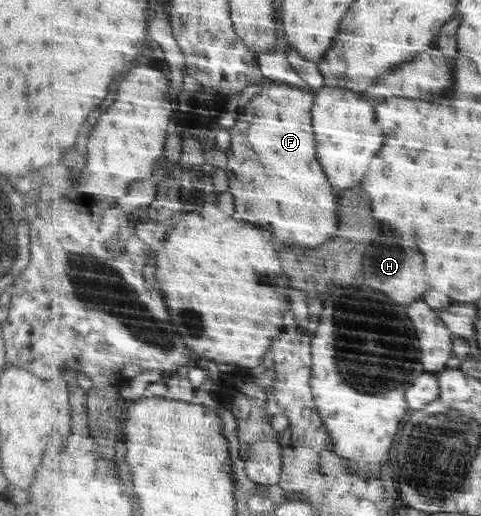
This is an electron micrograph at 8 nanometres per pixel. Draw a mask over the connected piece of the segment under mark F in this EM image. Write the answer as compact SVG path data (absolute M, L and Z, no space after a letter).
M270 79L262 84L263 90L251 99L250 104L240 112L234 127L230 129L231 147L227 152L227 172L230 191L234 195L236 213L240 221L266 227L277 241L286 241L290 246L322 246L340 235L343 219L339 214L339 199L342 191L333 187L319 160L313 122L316 92L308 93L301 87L280 84Z

